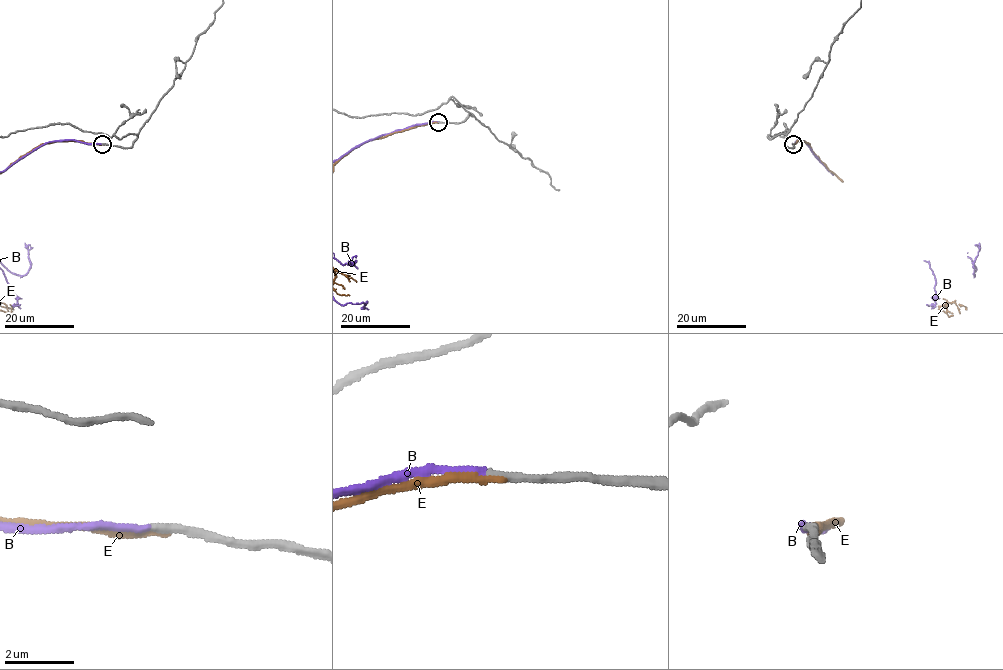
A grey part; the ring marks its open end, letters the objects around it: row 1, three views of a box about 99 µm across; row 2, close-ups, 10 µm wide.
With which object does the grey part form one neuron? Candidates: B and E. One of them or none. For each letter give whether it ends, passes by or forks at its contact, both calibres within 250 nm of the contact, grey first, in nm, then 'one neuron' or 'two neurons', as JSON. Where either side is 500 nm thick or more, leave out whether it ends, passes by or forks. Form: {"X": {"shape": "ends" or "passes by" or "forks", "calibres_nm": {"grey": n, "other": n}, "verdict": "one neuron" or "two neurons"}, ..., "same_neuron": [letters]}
{"B": {"shape": "ends", "calibres_nm": {"grey": 260, "other": 240}, "verdict": "one neuron"}, "E": {"shape": "ends", "calibres_nm": {"grey": 280, "other": 180}, "verdict": "two neurons"}, "same_neuron": ["B"]}

